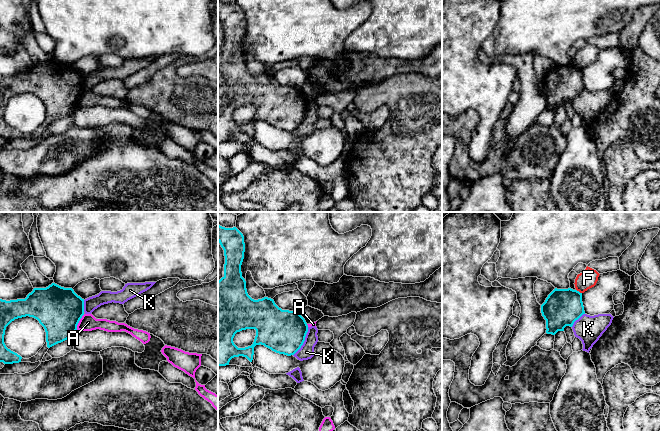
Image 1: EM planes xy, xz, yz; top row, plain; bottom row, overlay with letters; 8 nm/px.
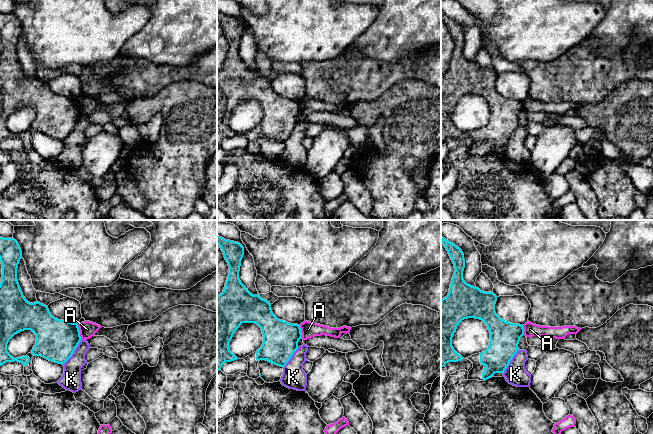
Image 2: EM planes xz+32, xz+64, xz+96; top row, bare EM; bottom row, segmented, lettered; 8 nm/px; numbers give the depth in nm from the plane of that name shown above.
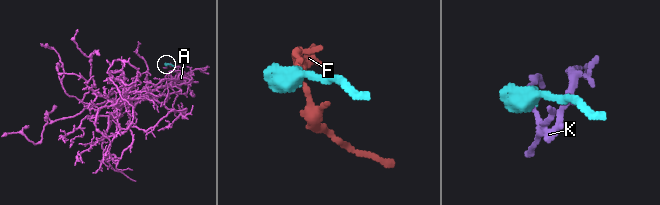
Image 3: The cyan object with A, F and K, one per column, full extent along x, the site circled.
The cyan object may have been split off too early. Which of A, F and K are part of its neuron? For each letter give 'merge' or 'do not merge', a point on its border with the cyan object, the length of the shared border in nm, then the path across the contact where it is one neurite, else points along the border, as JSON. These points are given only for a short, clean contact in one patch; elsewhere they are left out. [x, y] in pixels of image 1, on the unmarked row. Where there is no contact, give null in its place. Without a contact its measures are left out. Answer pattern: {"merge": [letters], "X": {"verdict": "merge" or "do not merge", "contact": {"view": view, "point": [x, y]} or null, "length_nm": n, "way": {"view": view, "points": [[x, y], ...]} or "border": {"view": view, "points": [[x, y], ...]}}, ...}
{"merge": [], "A": {"verdict": "do not merge", "contact": {"view": "xy", "point": [78, 98]}, "length_nm": 140, "border": {"view": "xy", "points": [[84, 90], [76, 105]]}}, "F": {"verdict": "do not merge", "contact": {"view": "yz", "point": [578, 67]}, "length_nm": 60, "border": {"view": "yz", "points": [[576, 65], [581, 69]]}}, "K": {"verdict": "do not merge", "contact": {"view": "xz", "point": [304, 116]}, "length_nm": 260}}

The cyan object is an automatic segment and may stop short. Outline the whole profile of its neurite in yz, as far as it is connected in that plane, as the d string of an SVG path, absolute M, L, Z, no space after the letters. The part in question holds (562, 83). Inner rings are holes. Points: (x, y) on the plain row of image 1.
M555 64L541 81L541 89L546 96L546 109L555 111L558 107L564 107L566 102L572 103L574 98L585 90L582 78L582 69L571 64Z

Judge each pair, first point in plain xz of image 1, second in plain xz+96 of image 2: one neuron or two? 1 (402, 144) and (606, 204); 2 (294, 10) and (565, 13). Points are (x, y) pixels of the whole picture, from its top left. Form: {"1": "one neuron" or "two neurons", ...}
{"1": "one neuron", "2": "one neuron"}

